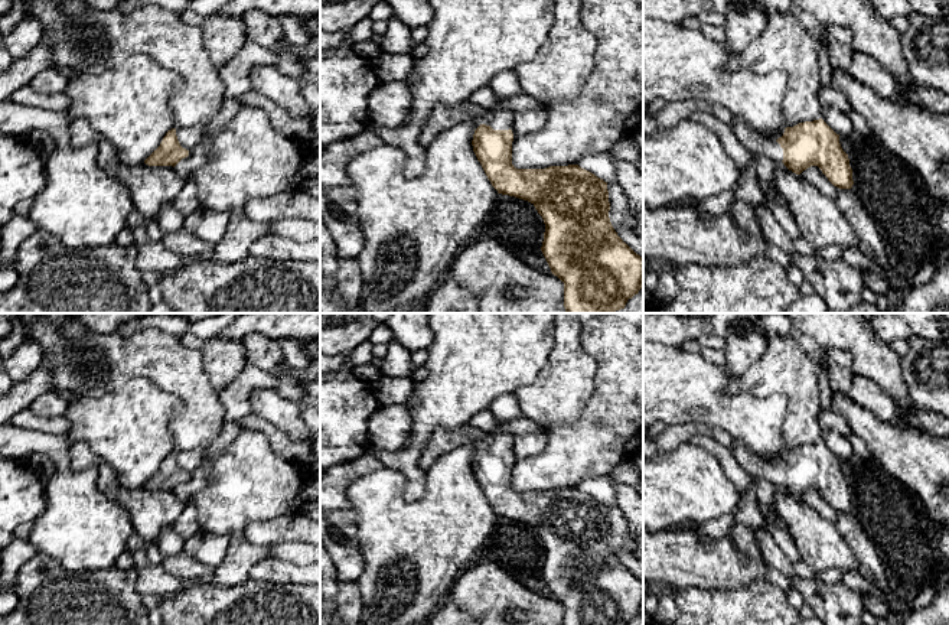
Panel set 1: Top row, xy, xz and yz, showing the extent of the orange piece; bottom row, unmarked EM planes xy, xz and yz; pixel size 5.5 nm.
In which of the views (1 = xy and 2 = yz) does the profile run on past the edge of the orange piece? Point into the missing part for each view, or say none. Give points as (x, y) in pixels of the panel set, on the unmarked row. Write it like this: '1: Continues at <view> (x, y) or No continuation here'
1: No continuation here
2: Continues at yz (756, 466)

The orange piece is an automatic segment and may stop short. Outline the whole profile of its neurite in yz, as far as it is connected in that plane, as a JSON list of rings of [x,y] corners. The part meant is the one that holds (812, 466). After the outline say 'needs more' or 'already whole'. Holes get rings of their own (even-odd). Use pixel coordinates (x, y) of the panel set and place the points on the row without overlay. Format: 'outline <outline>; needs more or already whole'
outline [[[740,440],[734,442],[731,452],[751,478],[782,485],[796,498],[818,489],[839,512],[851,512],[854,508],[852,492],[848,478],[841,471],[839,458],[822,442],[786,450],[777,463],[760,458]]]; needs more

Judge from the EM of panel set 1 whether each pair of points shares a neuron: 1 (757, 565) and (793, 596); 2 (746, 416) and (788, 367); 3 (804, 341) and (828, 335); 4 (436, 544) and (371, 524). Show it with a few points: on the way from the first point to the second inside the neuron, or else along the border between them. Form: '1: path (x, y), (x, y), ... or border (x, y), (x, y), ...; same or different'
1: border (793, 586), (786, 592); different
2: border (727, 393), (782, 394), (783, 423); different
3: border (793, 329), (808, 334), (824, 350); different
4: path (420, 544), (404, 544), (387, 527); same

